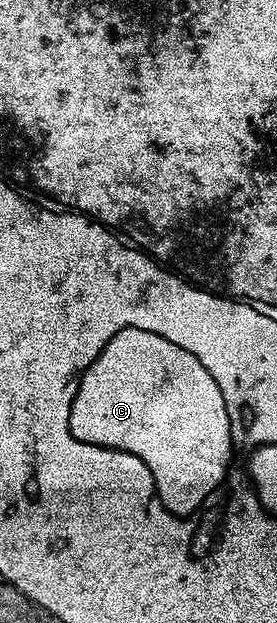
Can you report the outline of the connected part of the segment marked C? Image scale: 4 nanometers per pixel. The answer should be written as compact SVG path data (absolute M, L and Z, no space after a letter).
M126 328L113 334L113 338L107 343L105 350L101 350L101 354L83 371L82 376L78 377L78 382L79 389L73 398L73 406L69 414L69 426L73 438L86 444L121 450L125 454L133 454L137 458L141 458L141 462L145 462L145 466L149 466L149 474L153 474L159 501L175 516L187 518L195 514L191 512L197 511L218 490L219 483L227 476L227 463L231 460L231 448L233 449L229 414L225 410L225 398L221 398L221 390L217 386L213 374L209 374L209 370L205 370L205 366L201 366L201 362L197 358L193 358L193 354L189 354L189 350L181 350L181 346L169 342L169 338L161 338L161 334L153 334L149 330Z

